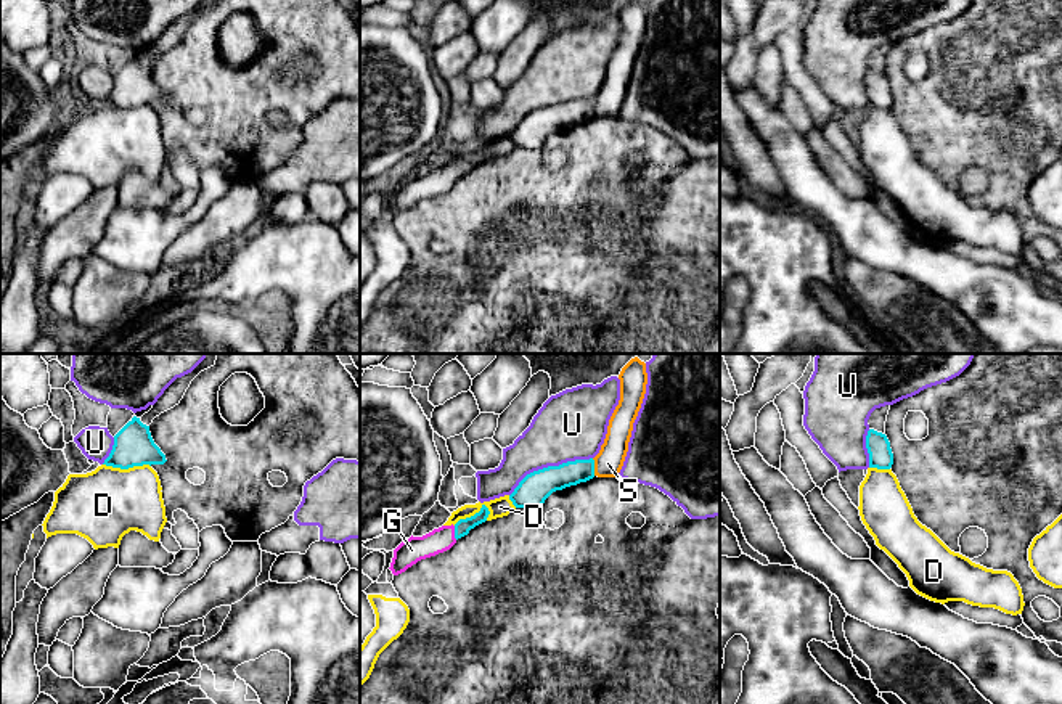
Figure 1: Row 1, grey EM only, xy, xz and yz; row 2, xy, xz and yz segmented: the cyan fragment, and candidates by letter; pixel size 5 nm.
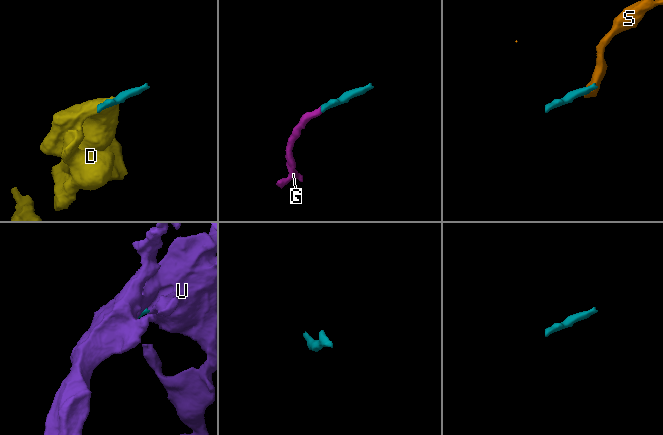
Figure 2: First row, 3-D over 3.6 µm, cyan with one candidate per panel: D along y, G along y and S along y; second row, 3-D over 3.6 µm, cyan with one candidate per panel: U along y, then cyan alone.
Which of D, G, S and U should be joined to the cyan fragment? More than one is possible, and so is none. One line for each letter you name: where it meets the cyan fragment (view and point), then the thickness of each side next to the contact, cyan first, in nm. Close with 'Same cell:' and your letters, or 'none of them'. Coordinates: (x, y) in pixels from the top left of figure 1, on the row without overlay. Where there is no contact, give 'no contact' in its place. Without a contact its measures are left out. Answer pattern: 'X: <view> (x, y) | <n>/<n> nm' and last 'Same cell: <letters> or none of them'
G: xz (455, 172) | 80/130 nm
Same cell: G

